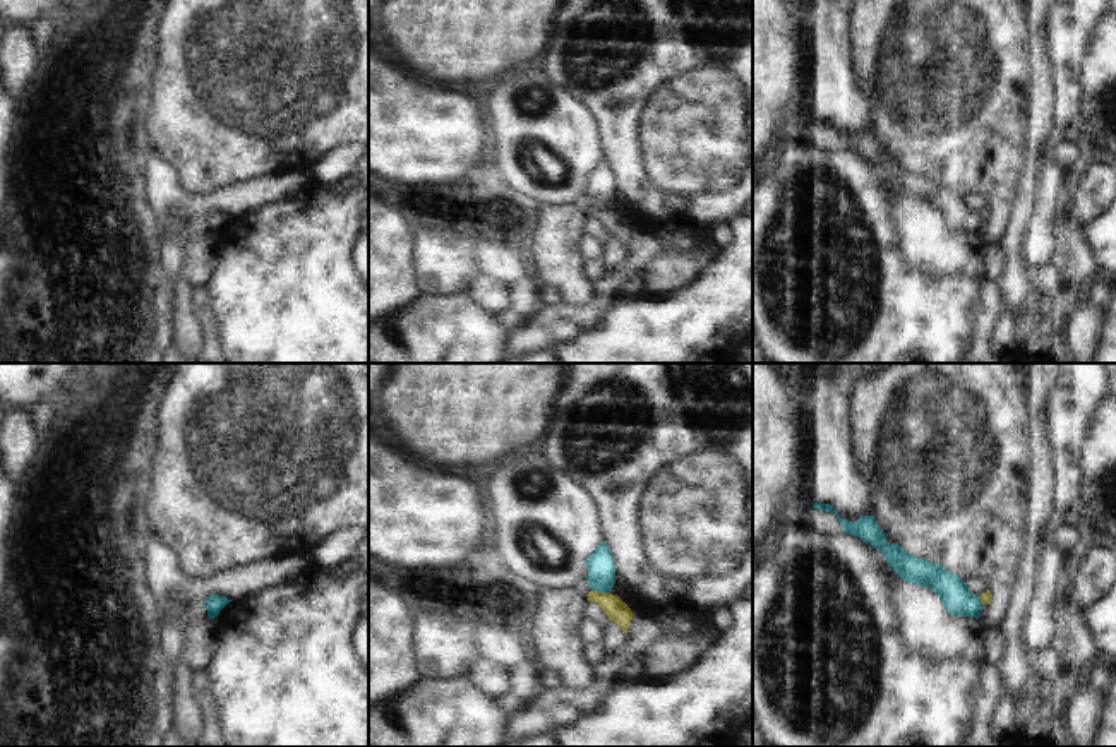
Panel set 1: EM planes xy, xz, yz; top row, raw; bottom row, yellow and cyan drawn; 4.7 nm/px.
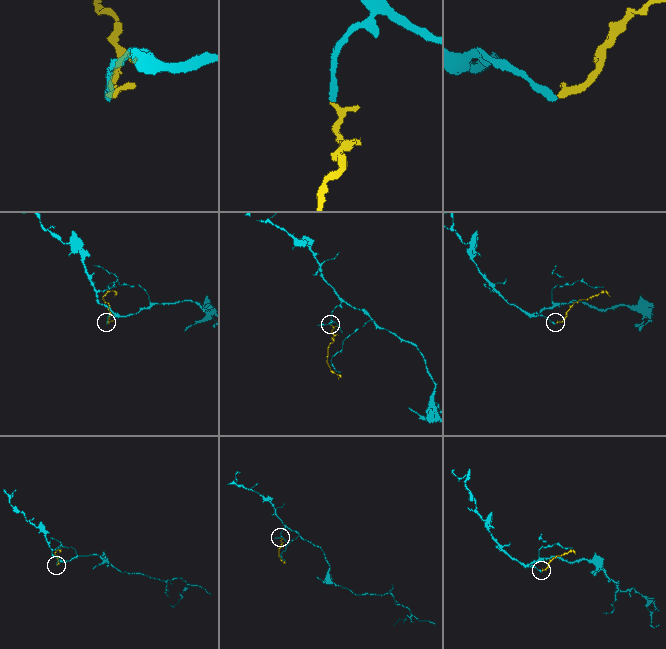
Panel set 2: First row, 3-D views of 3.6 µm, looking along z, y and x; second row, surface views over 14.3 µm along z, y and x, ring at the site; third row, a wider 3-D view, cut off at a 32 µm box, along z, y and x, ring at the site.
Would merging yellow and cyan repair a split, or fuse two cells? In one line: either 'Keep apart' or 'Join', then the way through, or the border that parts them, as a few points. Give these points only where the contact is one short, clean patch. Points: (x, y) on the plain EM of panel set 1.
Join. Path across: xz (612, 221), (600, 209), (600, 182).

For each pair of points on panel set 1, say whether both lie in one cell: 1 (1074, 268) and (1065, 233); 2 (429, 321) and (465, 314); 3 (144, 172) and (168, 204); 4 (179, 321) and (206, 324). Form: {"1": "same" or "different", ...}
{"1": "same", "2": "same", "3": "same", "4": "different"}

